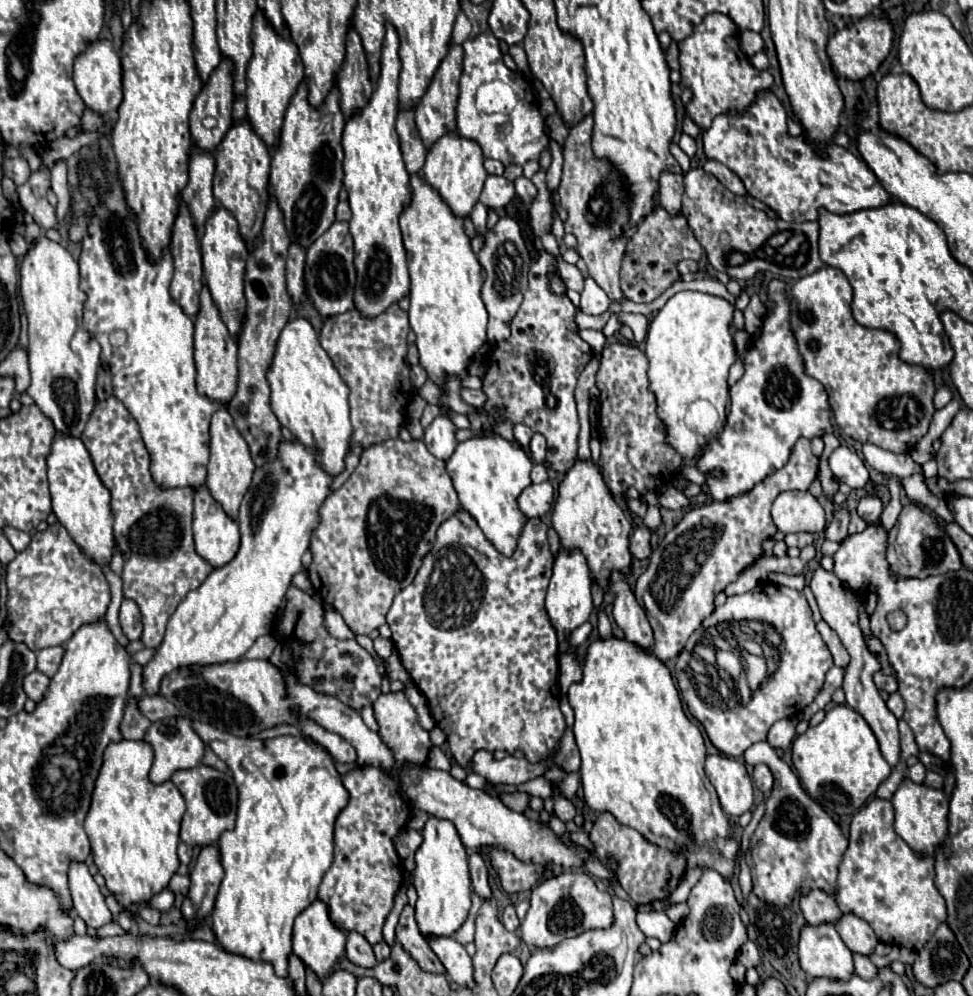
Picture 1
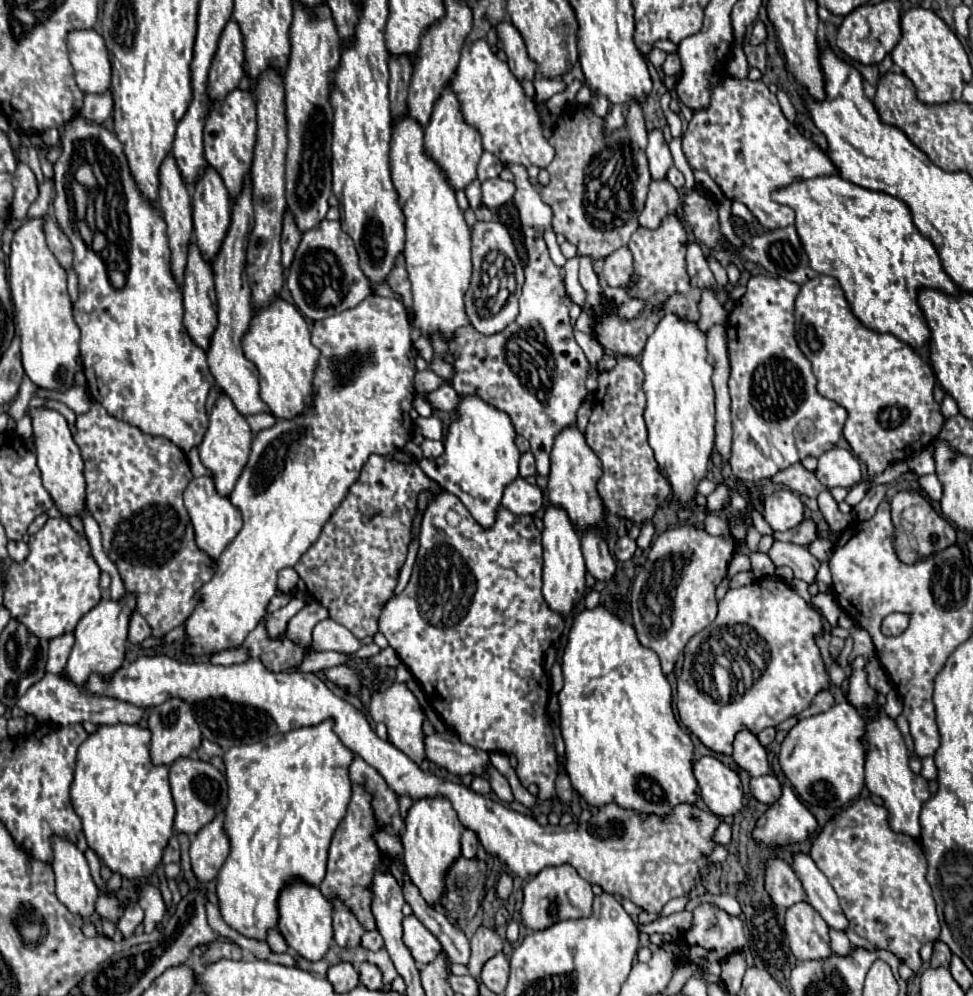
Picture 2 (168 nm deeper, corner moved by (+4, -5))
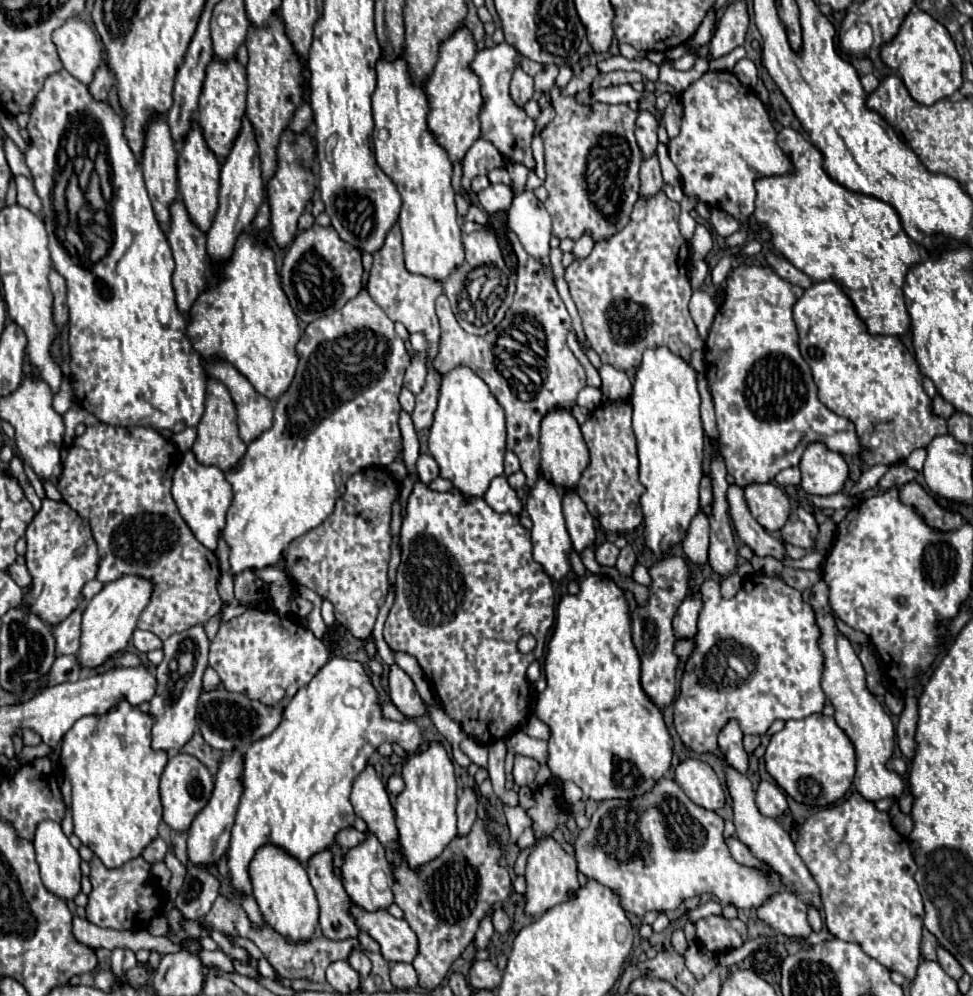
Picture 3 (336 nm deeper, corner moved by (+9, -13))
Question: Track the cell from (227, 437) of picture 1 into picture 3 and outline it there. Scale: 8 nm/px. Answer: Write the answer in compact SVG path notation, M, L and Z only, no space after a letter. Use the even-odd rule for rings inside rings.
M208 378L208 388L206 388L206 402L204 402L204 416L198 424L198 438L192 446L192 452L196 460L204 466L216 466L222 472L234 472L240 466L242 456L246 454L246 442L238 436L238 426L236 426L236 408L234 402L226 390L224 384L218 380Z

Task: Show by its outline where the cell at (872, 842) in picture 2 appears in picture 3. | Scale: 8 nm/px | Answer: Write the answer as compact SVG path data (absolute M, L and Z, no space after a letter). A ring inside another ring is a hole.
M854 792L848 800L828 810L816 812L804 822L796 840L796 852L800 854L800 858L820 886L826 916L824 922L828 930L840 940L858 944L868 956L878 960L890 972L900 972L904 978L914 980L920 964L924 904L918 892L918 884L914 880L918 866L912 858L908 840L894 830L888 812L876 810L872 802L864 800L858 792ZM840 844L850 846L850 856L846 860L840 860L836 856L836 848Z

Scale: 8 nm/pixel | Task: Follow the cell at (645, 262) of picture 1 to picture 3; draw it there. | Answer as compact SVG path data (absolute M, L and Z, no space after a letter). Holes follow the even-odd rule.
M648 158L648 160L642 160L642 166L640 166L640 194L642 198L652 198L656 196L662 188L664 188L664 180L662 180L662 174L660 174L660 166L658 166L658 158Z

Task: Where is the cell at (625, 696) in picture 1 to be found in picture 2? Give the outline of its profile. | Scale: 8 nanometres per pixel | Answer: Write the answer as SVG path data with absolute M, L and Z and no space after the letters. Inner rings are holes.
M599 604L593 610L581 610L571 624L571 630L567 634L567 644L563 650L563 660L561 660L561 668L563 668L563 688L557 694L559 698L559 718L561 718L561 732L563 732L563 740L565 740L565 756L567 756L567 774L571 778L573 788L587 800L589 806L605 806L609 802L617 802L623 808L635 808L639 812L655 812L655 814L667 814L673 806L677 806L679 802L695 802L699 798L699 786L697 780L693 776L693 742L689 738L689 734L677 724L675 716L673 716L673 708L671 708L671 686L665 678L665 674L661 672L659 666L659 658L653 650L647 650L639 644L637 636L635 636L635 628L625 622L623 618L619 618L617 614L613 614L607 606Z

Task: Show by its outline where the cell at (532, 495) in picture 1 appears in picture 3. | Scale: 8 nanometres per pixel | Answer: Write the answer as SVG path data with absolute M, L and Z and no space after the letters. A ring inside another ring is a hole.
M504 476L494 478L494 482L490 484L490 490L484 494L484 500L492 510L512 514L512 516L518 516L524 508L518 494L514 492L514 488L508 484Z

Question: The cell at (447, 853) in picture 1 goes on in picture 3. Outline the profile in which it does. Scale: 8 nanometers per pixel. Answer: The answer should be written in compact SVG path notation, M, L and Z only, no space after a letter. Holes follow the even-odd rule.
M430 744L426 750L408 756L402 768L402 778L406 788L396 798L396 828L400 832L406 862L418 872L424 864L436 860L456 838L456 778L452 762L442 744Z

